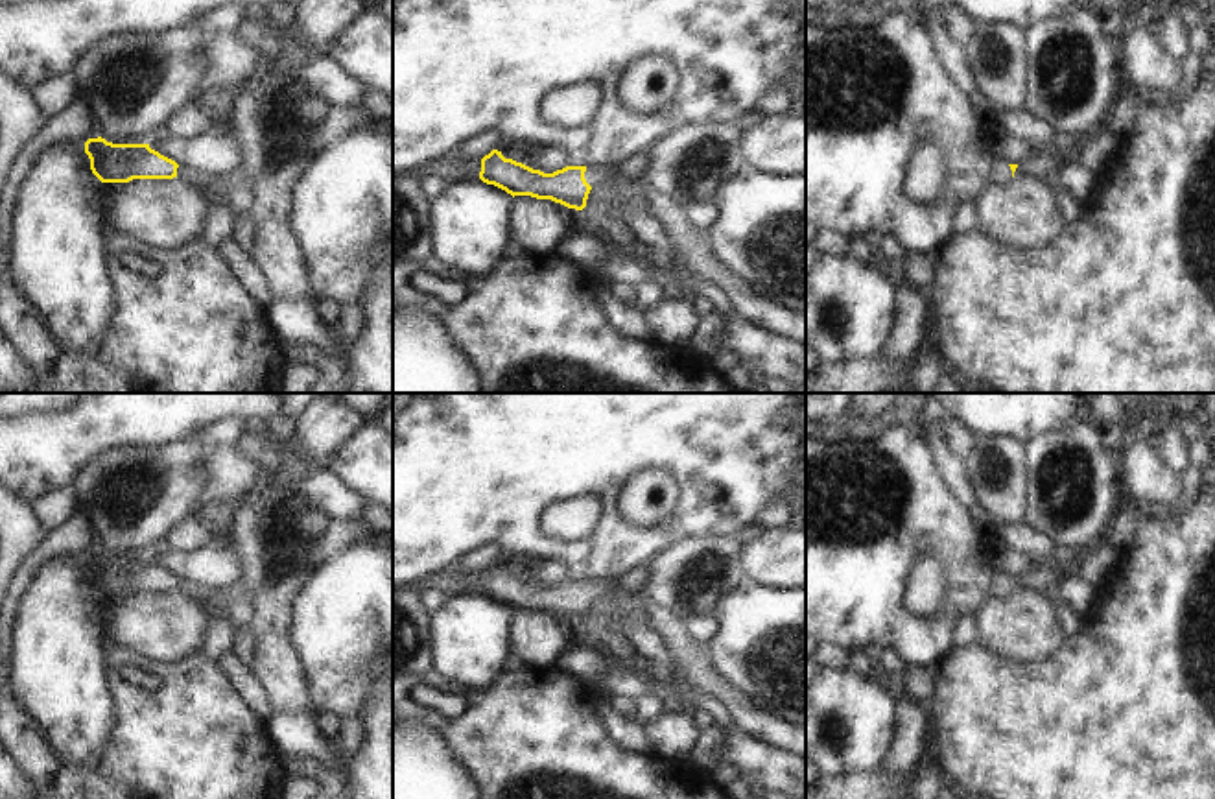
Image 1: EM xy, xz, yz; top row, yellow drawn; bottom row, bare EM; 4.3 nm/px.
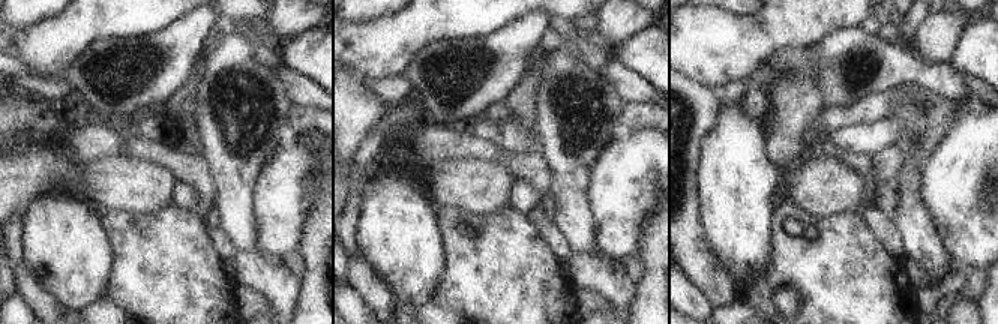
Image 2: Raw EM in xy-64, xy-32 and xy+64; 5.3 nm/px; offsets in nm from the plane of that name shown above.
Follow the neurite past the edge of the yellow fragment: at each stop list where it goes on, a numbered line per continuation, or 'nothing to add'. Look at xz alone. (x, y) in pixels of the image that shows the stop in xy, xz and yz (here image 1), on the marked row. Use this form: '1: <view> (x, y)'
1: xz (594, 176)

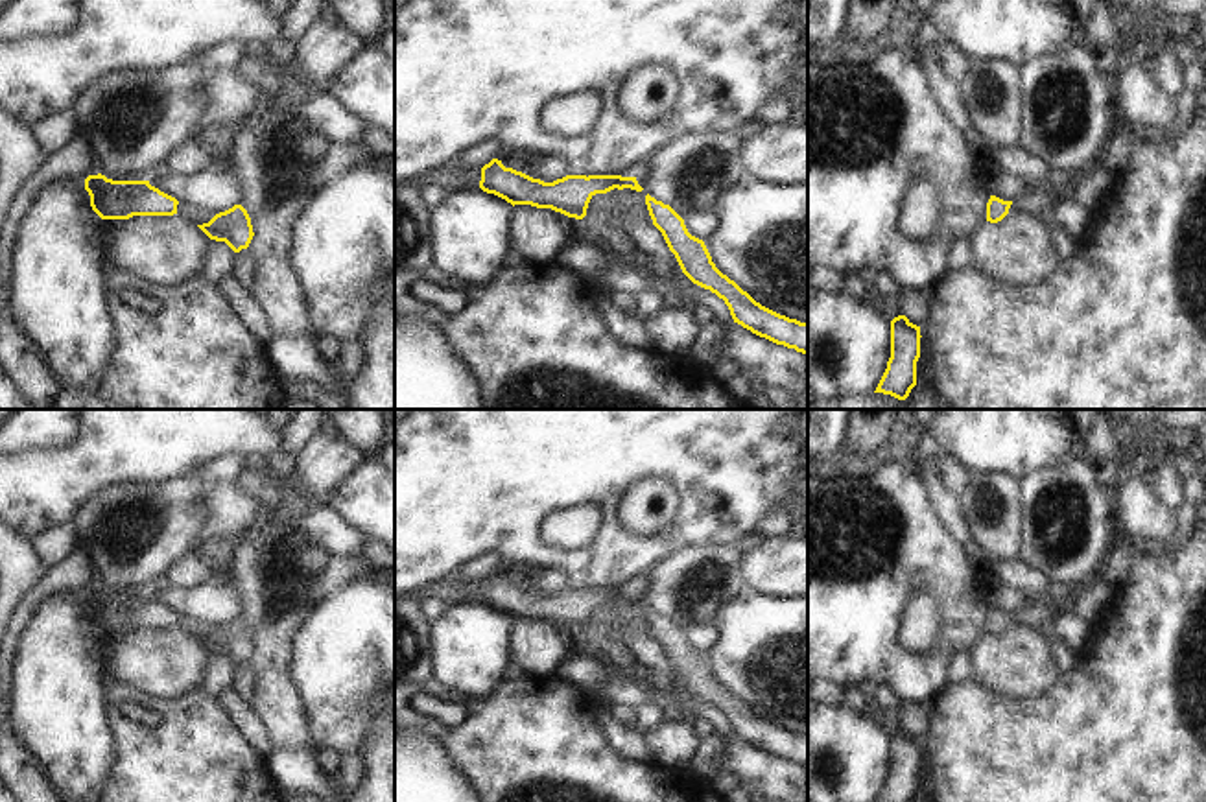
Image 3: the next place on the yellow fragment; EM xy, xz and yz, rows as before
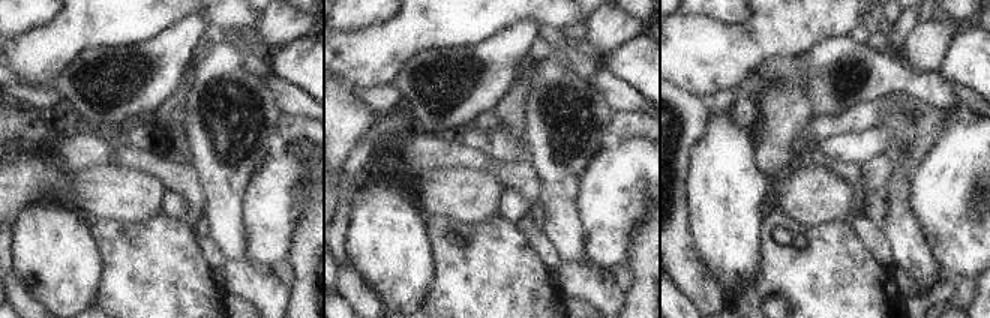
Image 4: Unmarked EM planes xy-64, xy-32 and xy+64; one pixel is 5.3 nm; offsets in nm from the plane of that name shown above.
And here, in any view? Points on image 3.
nothing to add

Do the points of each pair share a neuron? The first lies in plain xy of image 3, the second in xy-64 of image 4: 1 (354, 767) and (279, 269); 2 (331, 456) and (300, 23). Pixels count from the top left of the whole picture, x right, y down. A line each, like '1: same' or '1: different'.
1: same
2: same

